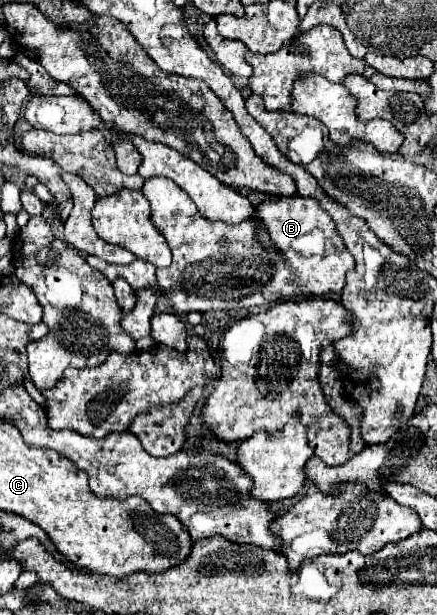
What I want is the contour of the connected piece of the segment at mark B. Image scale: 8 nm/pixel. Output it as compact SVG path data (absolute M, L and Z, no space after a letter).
M156 177L144 183L142 193L150 201L152 223L168 241L174 261L168 268L156 269L156 285L146 285L134 291L138 301L120 321L134 341L150 335L156 295L160 293L170 299L174 311L182 313L268 307L284 297L296 295L296 287L306 295L340 293L344 289L346 273L354 269L354 257L336 233L334 221L314 199L294 195L280 197L278 201L264 201L256 207L256 217L264 221L270 239L280 249L280 253L270 255L270 251L262 249L256 241L254 223L244 221L240 225L226 225L220 221L204 221L194 201L174 181Z

